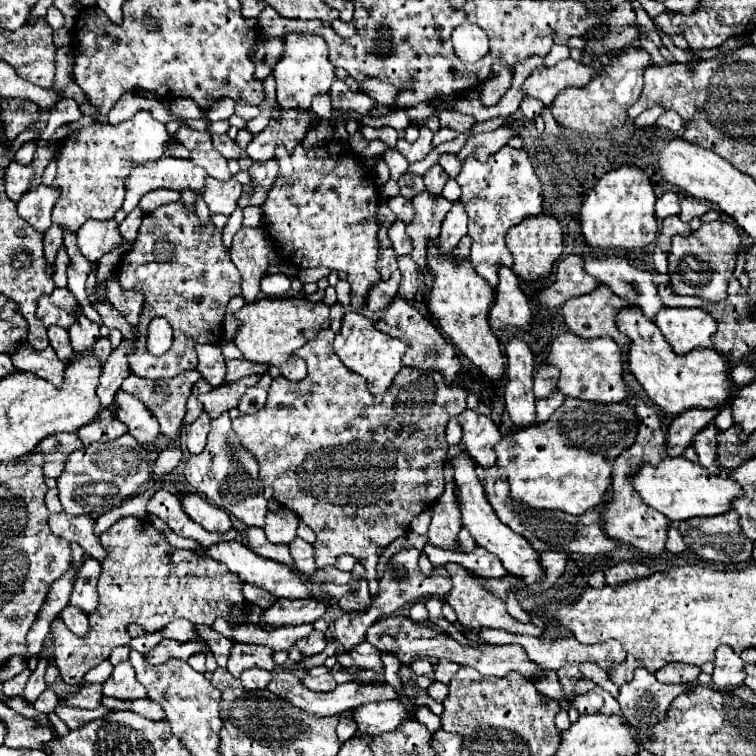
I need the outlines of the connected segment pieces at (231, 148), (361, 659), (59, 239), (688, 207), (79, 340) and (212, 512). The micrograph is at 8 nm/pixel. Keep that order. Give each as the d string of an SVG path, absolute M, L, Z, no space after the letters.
M211 134L211 142L213 142L213 148L215 148L217 152L221 152L221 156L225 156L227 160L237 158L239 146L235 144L235 140L231 140L231 138L227 138L227 136L221 136L221 134Z
M359 644L357 648L351 648L349 652L339 652L337 662L345 666L359 666L373 670L379 680L383 680L383 662L381 662L381 653L371 644Z
M53 226L49 232L45 232L45 258L51 266L55 266L55 258L61 246L63 246L63 230L59 226Z
M683 198L681 200L681 214L679 216L681 216L681 220L691 222L691 218L703 216L709 210L711 210L711 206L707 202L701 202L697 198Z
M77 306L77 320L75 324L69 328L69 336L71 336L71 344L73 344L73 350L77 354L85 354L93 348L93 344L97 342L97 338L101 336L99 334L99 326L93 324L81 310L81 306Z
M185 494L185 498L181 498L181 510L185 510L185 514L201 524L207 532L227 532L231 528L231 520L229 516L217 508L217 506L211 506L205 498L201 498L199 494Z

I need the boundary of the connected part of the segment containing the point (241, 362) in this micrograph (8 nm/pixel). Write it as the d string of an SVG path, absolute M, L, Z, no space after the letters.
M239 358L239 360L227 360L227 378L225 382L235 382L239 378L245 378L245 376L263 376L267 374L269 370L269 364L253 364L245 358Z

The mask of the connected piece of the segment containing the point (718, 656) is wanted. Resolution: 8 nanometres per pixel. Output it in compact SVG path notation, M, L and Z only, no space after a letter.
M719 646L715 650L715 670L713 684L717 688L737 688L745 680L745 664L729 646Z

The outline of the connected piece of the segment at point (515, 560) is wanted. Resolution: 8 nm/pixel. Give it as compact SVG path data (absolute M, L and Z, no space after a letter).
M461 452L455 460L453 460L453 468L455 468L455 484L459 488L459 494L457 494L457 504L461 508L461 514L463 514L463 526L471 532L471 536L475 538L477 546L483 546L485 550L489 550L491 554L495 554L501 564L505 566L505 570L513 576L519 576L523 578L529 586L531 584L537 584L541 582L543 578L543 568L541 568L541 562L539 562L539 552L533 550L533 546L523 538L523 536L517 536L509 526L501 524L493 512L493 508L489 508L489 502L485 500L485 494L483 494L483 486L475 474L475 464L469 456L465 456L467 452Z

